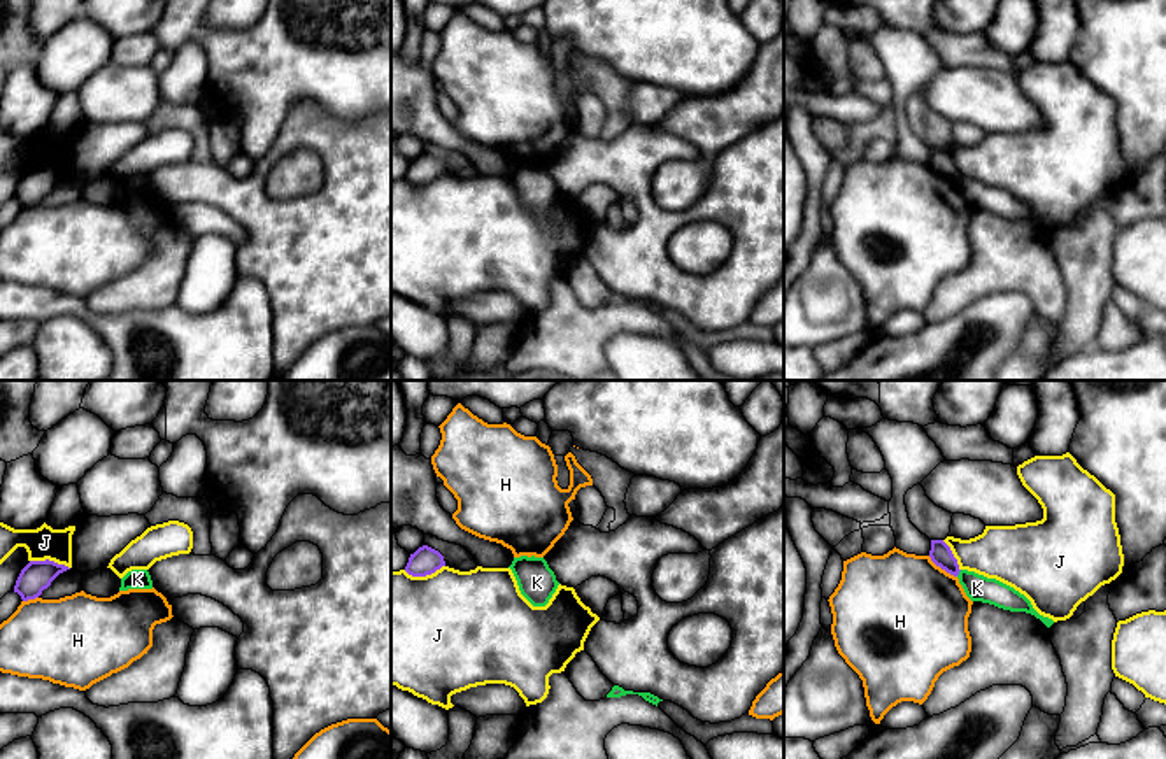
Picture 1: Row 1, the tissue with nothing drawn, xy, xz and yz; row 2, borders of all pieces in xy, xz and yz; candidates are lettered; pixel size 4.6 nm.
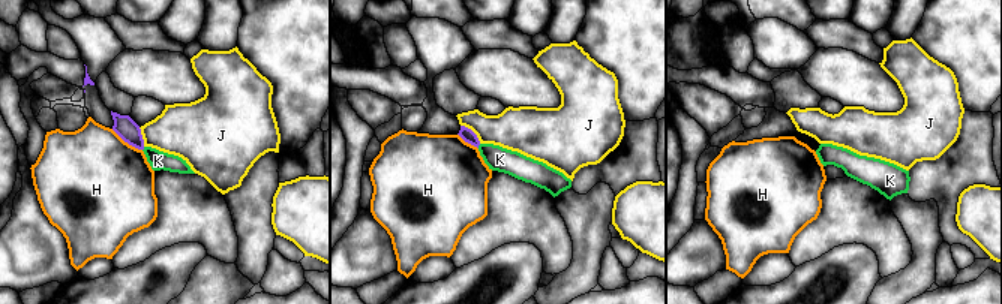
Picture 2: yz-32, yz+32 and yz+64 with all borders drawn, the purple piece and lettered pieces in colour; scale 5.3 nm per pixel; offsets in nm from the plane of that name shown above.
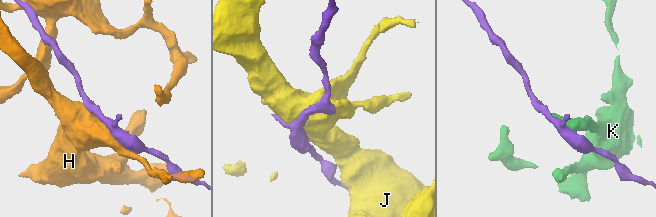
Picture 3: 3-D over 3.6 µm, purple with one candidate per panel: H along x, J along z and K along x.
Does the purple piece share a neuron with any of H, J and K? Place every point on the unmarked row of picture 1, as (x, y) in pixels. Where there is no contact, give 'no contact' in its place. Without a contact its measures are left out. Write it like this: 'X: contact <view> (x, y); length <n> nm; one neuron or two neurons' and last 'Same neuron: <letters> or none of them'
H: contact yz (942, 176); length 170 nm; two neurons
J: contact xz (423, 183); length 190 nm; two neurons
K: contact yz (958, 181); length 40 nm; two neurons
Same neuron: none of them

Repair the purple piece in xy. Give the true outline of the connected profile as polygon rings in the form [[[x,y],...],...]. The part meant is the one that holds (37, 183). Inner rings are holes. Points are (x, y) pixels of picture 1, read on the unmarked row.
[[[30,168],[19,181],[14,200],[21,203],[23,209],[35,207],[44,196],[63,179],[70,177],[65,172],[54,168]]]

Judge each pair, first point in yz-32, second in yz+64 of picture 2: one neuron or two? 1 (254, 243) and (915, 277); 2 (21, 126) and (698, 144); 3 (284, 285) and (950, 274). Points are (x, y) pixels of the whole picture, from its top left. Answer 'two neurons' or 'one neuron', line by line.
1: one neuron
2: one neuron
3: one neuron

